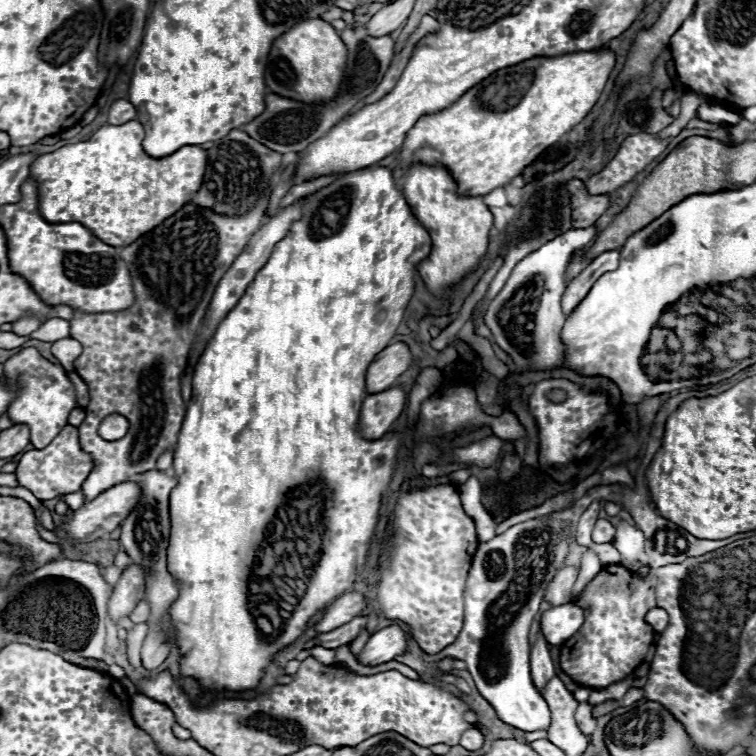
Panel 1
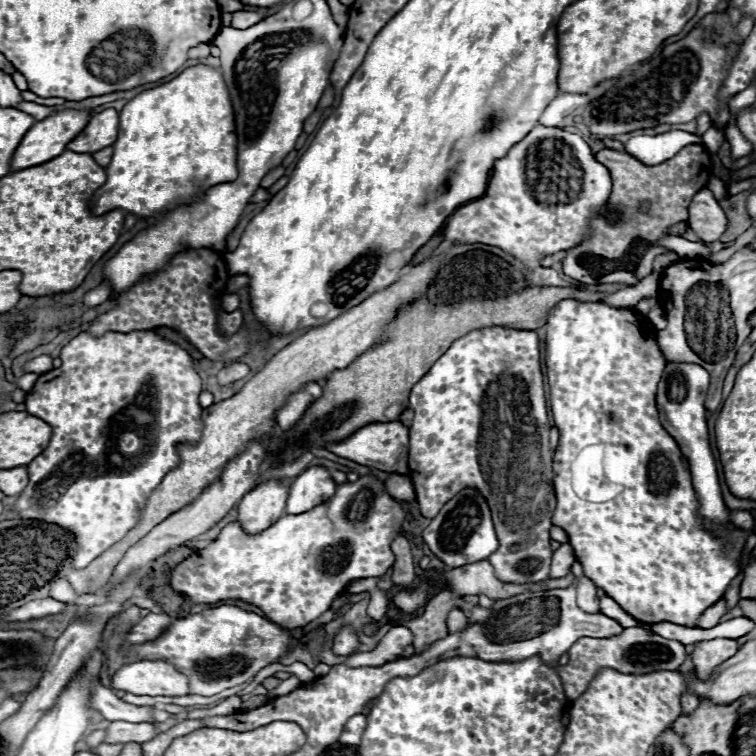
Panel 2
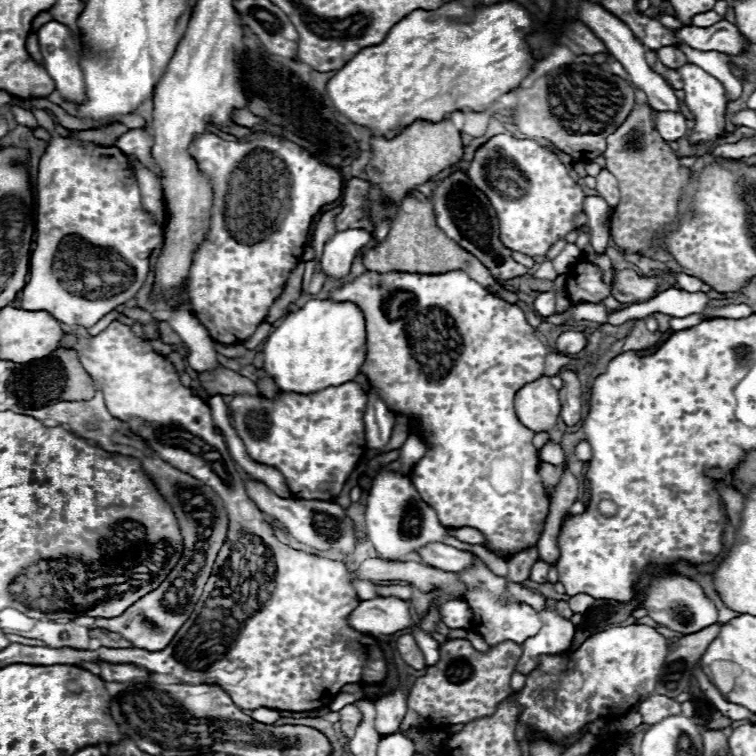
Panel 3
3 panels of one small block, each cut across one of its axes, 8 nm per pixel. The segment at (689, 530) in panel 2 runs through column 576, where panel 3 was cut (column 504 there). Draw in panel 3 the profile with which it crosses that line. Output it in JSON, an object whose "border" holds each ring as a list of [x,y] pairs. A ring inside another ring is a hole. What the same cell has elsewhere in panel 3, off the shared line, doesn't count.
{"border":[[[450,270],[450,272],[444,272],[444,274],[400,274],[400,272],[376,274],[376,272],[364,272],[356,280],[334,288],[330,292],[330,298],[338,300],[338,302],[350,300],[350,302],[360,306],[360,310],[364,312],[366,330],[368,330],[368,342],[366,342],[368,354],[366,354],[366,362],[362,364],[360,372],[370,380],[376,394],[380,394],[380,398],[384,398],[388,410],[392,410],[394,414],[404,414],[410,422],[418,420],[418,424],[420,424],[420,434],[422,434],[420,438],[428,446],[428,452],[424,454],[424,458],[420,458],[420,462],[414,464],[414,468],[410,472],[410,480],[416,486],[420,498],[424,498],[424,502],[428,502],[428,506],[432,506],[436,510],[440,524],[452,526],[452,528],[470,526],[470,528],[480,530],[486,538],[486,542],[482,546],[488,548],[490,552],[494,552],[500,558],[512,558],[512,554],[522,552],[530,546],[536,546],[536,542],[538,542],[538,538],[544,530],[544,522],[546,522],[548,508],[550,508],[550,498],[548,498],[544,484],[540,480],[540,474],[538,474],[540,454],[538,454],[538,448],[532,444],[534,432],[528,430],[518,420],[516,410],[514,410],[514,396],[520,390],[520,386],[534,382],[536,378],[542,376],[544,356],[548,354],[548,348],[534,336],[534,328],[526,322],[522,308],[516,306],[516,304],[508,304],[502,298],[496,298],[486,288],[482,288],[478,282],[468,278],[468,274],[464,274],[462,270]]]}

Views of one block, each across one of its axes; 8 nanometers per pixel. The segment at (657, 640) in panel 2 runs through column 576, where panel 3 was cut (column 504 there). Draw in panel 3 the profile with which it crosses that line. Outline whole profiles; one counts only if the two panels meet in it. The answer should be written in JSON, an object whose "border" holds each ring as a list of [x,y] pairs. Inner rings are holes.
{"border":[[[464,638],[448,640],[440,646],[440,662],[430,666],[426,676],[420,676],[408,694],[408,712],[400,730],[432,728],[432,724],[466,724],[482,716],[494,714],[498,702],[510,692],[510,676],[522,656],[522,646],[514,642],[500,642],[488,652],[478,652]]]}

